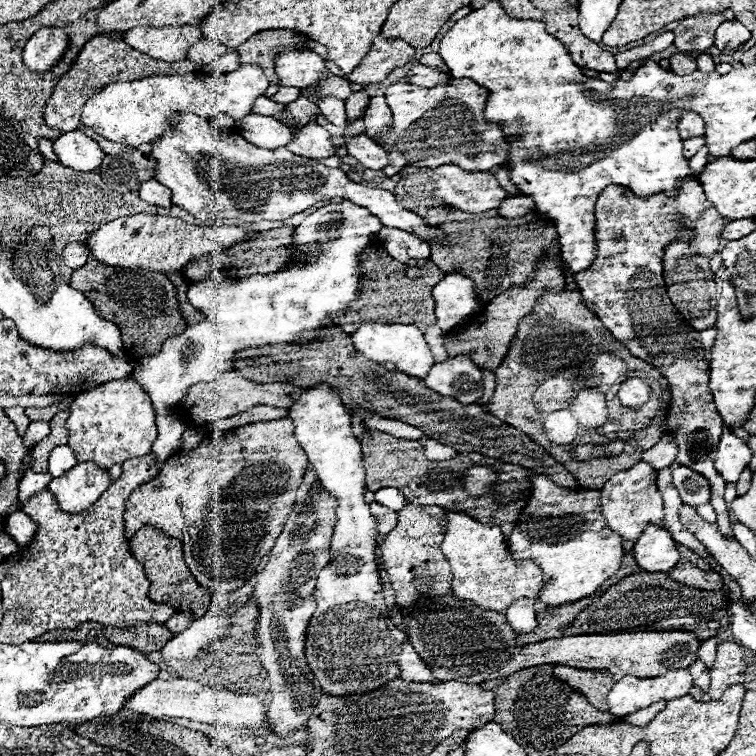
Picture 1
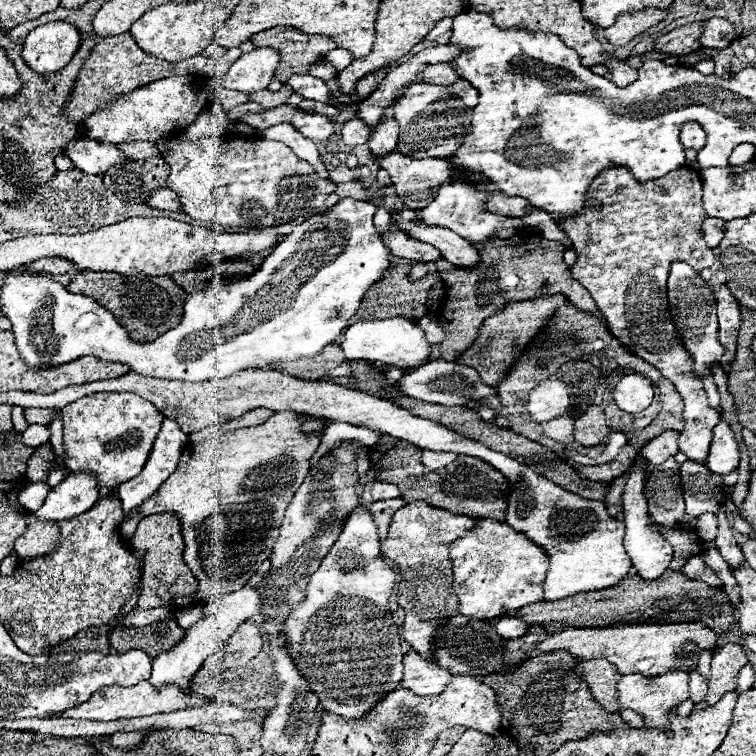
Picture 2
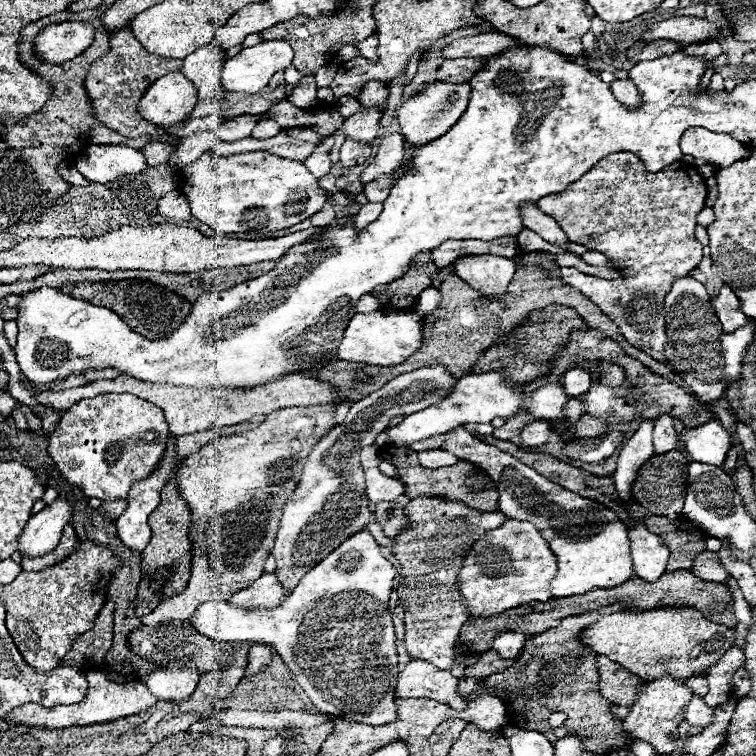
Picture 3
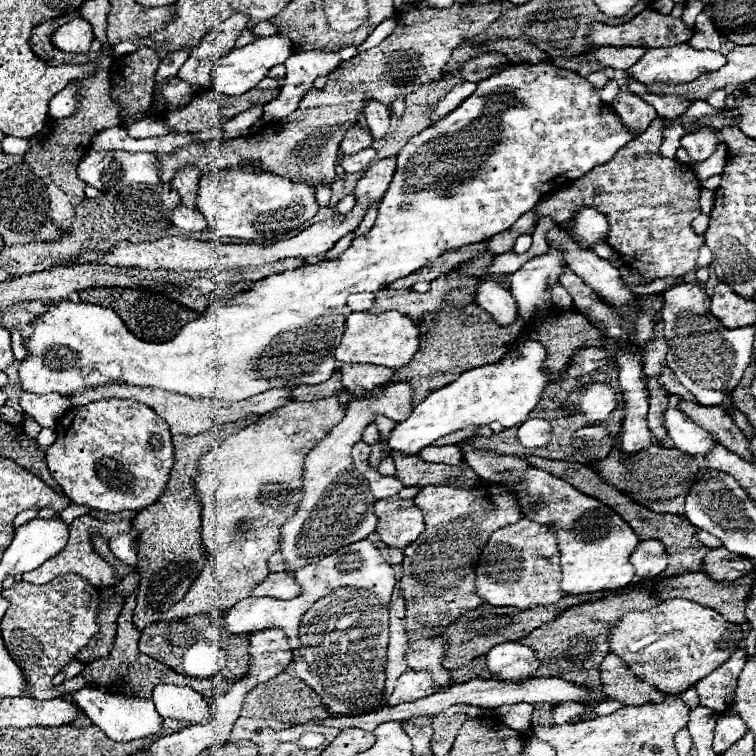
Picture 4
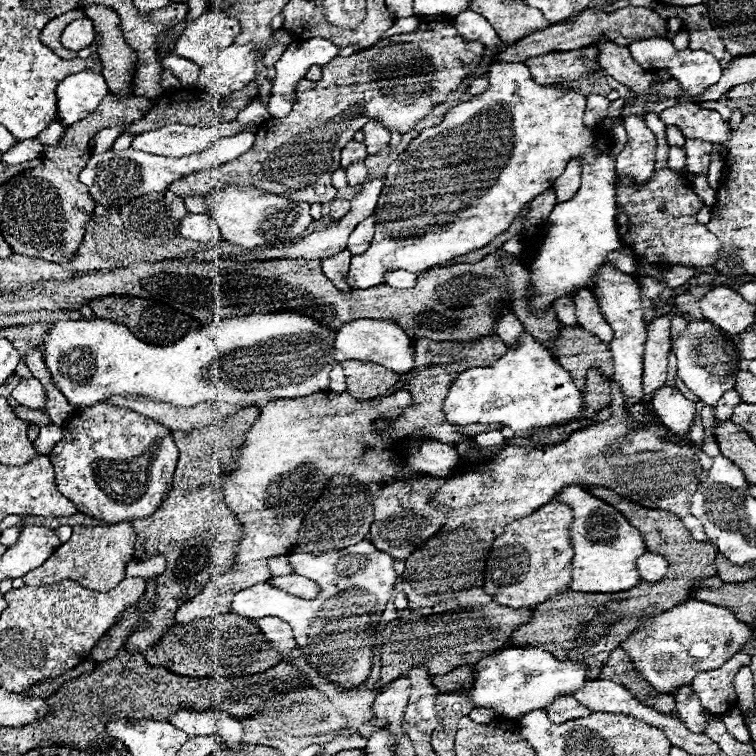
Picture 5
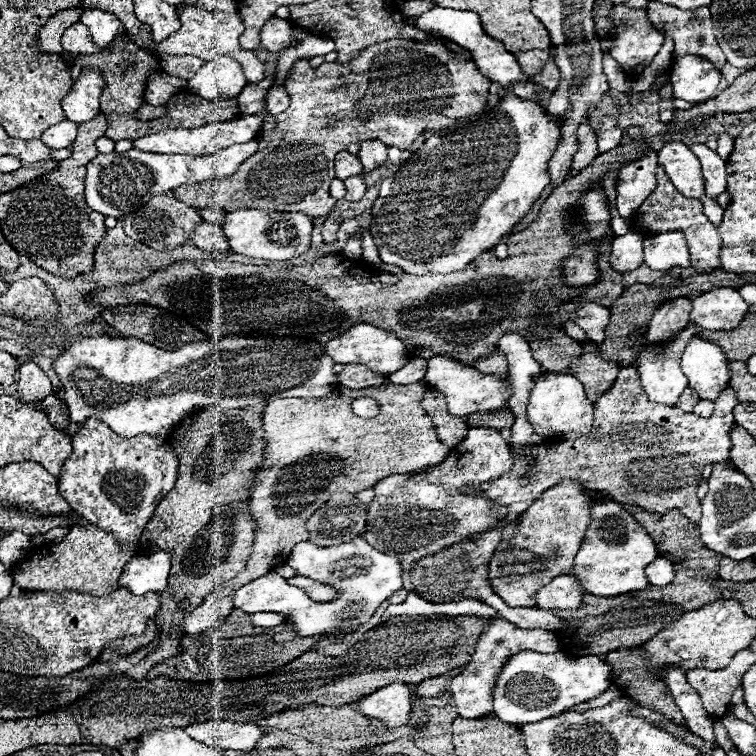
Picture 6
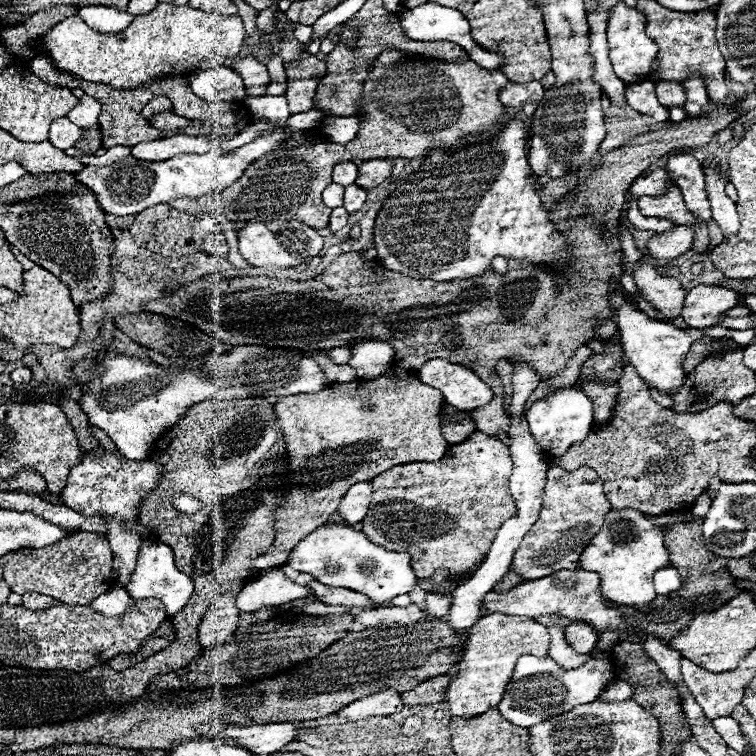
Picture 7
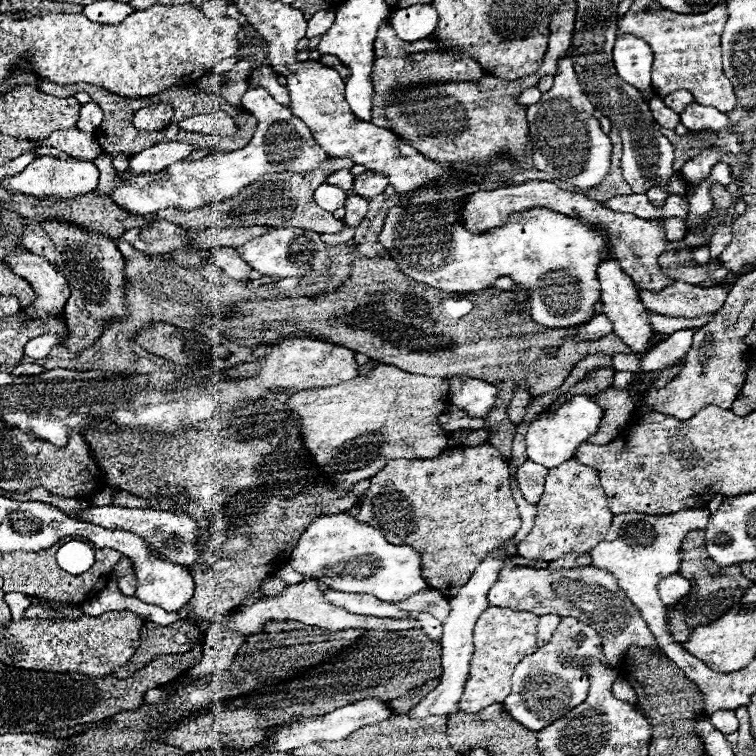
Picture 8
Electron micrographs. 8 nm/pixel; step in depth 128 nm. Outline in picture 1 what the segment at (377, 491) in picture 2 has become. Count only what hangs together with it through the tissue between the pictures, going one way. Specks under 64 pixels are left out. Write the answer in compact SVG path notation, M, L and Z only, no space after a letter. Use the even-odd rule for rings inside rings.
M382 488L382 490L378 490L376 492L376 502L390 508L390 510L394 510L394 512L398 512L406 504L404 494L398 488Z

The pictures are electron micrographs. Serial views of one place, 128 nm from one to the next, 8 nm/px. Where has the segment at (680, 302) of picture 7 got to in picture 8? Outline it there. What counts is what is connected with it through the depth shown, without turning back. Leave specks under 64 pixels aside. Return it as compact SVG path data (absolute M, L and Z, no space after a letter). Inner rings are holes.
M530 180L524 184L516 184L516 186L502 186L496 190L476 192L476 194L468 196L462 206L462 222L470 232L480 234L484 230L492 230L492 228L500 226L510 214L528 210L528 208L536 208L536 206L550 208L568 218L574 218L574 220L580 220L586 224L594 224L596 228L606 230L606 246L610 250L610 258L620 262L620 268L632 278L632 282L638 290L660 292L674 282L674 278L662 274L662 270L656 262L656 258L666 250L666 244L668 244L664 230L660 226L660 220L642 220L632 214L612 212L604 204L590 200L588 196L584 196L580 192L570 192L570 190L558 188L554 182Z

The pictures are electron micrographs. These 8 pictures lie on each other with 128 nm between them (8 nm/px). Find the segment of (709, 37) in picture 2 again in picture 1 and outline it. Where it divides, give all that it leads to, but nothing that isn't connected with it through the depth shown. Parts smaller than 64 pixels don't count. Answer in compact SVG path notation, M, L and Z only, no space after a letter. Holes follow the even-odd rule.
M726 20L716 30L714 46L720 50L734 50L750 38L750 30L738 20Z

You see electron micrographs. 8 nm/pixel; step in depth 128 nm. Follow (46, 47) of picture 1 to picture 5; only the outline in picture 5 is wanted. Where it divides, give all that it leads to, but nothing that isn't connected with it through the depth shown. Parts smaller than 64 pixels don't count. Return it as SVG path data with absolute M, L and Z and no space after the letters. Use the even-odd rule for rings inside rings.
M80 18L80 20L74 20L70 22L64 32L62 32L62 46L68 48L68 50L82 50L86 48L88 44L92 44L96 32L94 32L94 24L92 20L88 18Z

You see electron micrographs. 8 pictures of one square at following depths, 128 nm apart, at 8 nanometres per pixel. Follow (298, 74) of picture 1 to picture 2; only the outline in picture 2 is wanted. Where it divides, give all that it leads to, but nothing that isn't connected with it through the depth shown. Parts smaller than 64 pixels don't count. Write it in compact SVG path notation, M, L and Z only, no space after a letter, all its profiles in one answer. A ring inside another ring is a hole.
M324 60L324 62L318 62L316 66L310 66L308 68L308 74L316 76L316 78L322 78L322 80L332 80L332 78L336 78L338 70L330 62Z

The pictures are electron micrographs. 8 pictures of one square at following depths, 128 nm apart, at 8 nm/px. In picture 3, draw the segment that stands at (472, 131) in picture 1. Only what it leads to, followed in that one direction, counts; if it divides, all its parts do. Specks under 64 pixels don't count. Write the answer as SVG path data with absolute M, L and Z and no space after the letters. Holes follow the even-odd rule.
M446 82L422 84L422 88L398 108L398 124L400 124L400 132L404 140L410 146L422 146L422 144L434 142L460 120L460 114L464 114L468 100L470 100L468 82L464 84L446 84Z

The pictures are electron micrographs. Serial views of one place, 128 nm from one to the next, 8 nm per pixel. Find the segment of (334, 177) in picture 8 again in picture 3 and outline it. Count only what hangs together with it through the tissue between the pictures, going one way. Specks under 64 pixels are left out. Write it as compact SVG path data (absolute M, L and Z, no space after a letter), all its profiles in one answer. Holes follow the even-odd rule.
M360 106L360 110L356 114L352 114L344 120L344 124L336 132L336 136L356 138L356 140L362 140L362 142L372 142L378 136L382 116L384 116L382 108Z

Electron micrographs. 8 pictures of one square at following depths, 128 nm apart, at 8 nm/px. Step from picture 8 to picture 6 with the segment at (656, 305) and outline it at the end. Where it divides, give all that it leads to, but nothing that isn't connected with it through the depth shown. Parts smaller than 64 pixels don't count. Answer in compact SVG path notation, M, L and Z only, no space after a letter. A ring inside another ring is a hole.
M714 288L692 300L690 322L704 330L734 330L748 314L750 304L734 288Z

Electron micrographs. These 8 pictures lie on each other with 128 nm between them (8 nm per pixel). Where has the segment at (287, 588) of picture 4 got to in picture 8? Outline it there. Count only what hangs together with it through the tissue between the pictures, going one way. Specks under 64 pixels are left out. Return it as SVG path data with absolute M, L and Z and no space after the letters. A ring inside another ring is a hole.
M326 590L324 598L334 606L342 606L348 612L364 614L364 616L378 616L378 618L408 618L408 612L398 610L396 604L382 602L372 594L348 594L338 590Z

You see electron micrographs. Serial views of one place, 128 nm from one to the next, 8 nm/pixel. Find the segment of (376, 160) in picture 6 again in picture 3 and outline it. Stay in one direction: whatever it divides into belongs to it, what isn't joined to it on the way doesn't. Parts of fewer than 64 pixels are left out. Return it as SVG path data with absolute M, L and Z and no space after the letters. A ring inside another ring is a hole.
M368 82L364 90L358 94L358 102L362 106L386 106L388 104L388 86L384 82Z

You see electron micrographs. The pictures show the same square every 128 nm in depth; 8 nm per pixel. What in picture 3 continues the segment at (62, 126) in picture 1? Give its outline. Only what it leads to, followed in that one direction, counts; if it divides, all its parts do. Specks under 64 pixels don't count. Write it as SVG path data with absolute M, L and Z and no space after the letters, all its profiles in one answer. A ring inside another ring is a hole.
M133 20L126 26L126 30L113 30L110 34L110 50L98 58L86 80L86 92L92 102L96 118L108 128L116 131L126 138L142 138L142 136L160 136L170 138L171 134L163 129L150 126L138 116L137 104L146 92L146 88L154 83L160 76L180 72L184 61L182 59L170 59L156 54L150 54L140 46L140 42L134 38L130 30Z

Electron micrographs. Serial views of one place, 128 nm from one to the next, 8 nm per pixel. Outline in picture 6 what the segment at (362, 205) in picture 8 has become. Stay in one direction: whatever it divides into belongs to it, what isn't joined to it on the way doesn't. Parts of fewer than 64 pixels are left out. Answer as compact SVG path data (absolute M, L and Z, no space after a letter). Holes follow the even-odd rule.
M352 176L352 178L346 178L346 198L348 202L354 202L354 200L360 200L366 192L366 184L362 180L362 176Z

